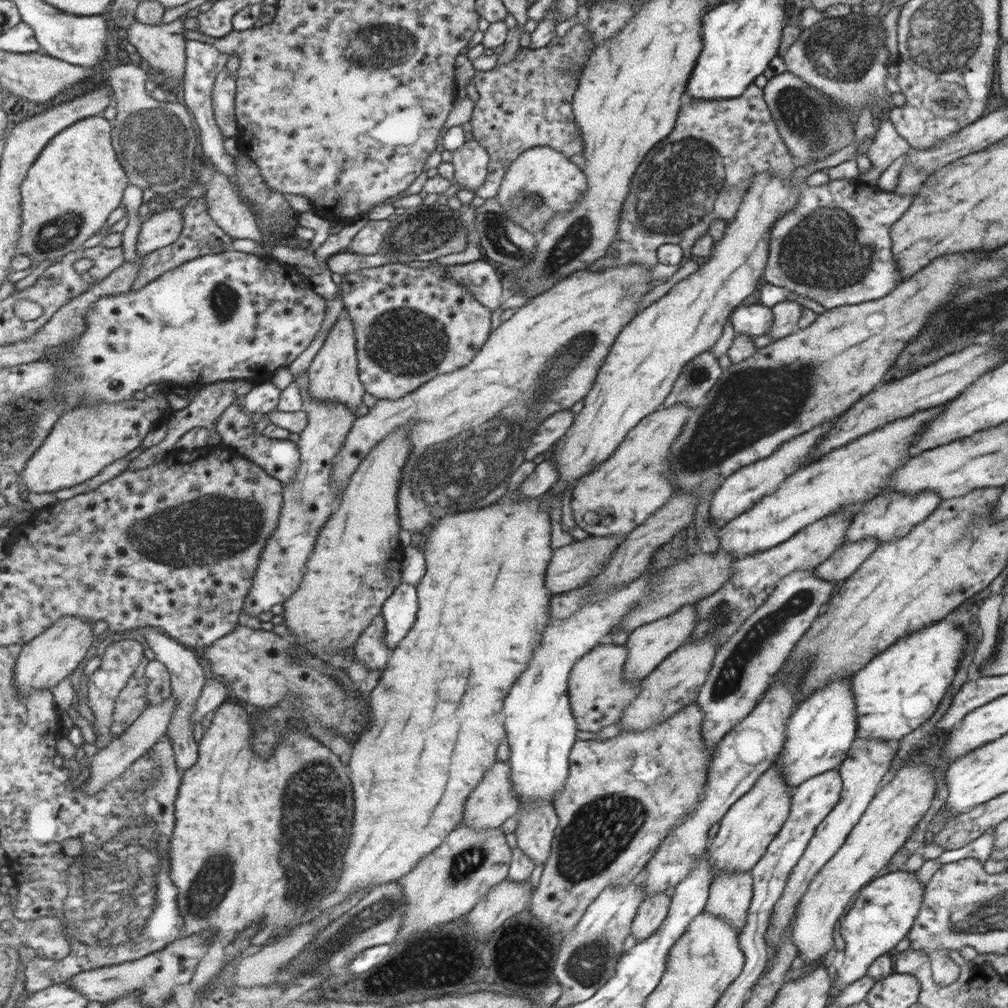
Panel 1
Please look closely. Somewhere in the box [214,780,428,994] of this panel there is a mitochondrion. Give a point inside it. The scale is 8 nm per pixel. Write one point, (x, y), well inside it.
(344, 938)

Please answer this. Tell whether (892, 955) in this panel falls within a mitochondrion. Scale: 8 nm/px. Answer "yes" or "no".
no

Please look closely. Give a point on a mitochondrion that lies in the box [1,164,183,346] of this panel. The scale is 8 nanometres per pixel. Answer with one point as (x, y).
(55, 233)

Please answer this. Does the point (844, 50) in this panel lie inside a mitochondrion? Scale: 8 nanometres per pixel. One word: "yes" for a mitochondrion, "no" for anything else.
yes

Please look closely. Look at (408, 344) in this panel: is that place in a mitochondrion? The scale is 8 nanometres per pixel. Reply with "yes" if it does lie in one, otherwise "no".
yes

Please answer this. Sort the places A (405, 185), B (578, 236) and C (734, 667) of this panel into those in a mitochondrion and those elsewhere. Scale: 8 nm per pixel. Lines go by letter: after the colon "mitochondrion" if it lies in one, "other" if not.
A: other
B: mitochondrion
C: mitochondrion

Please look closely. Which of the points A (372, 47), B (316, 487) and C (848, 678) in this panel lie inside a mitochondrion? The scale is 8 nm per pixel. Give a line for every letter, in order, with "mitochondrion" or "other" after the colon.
A: mitochondrion
B: other
C: other

